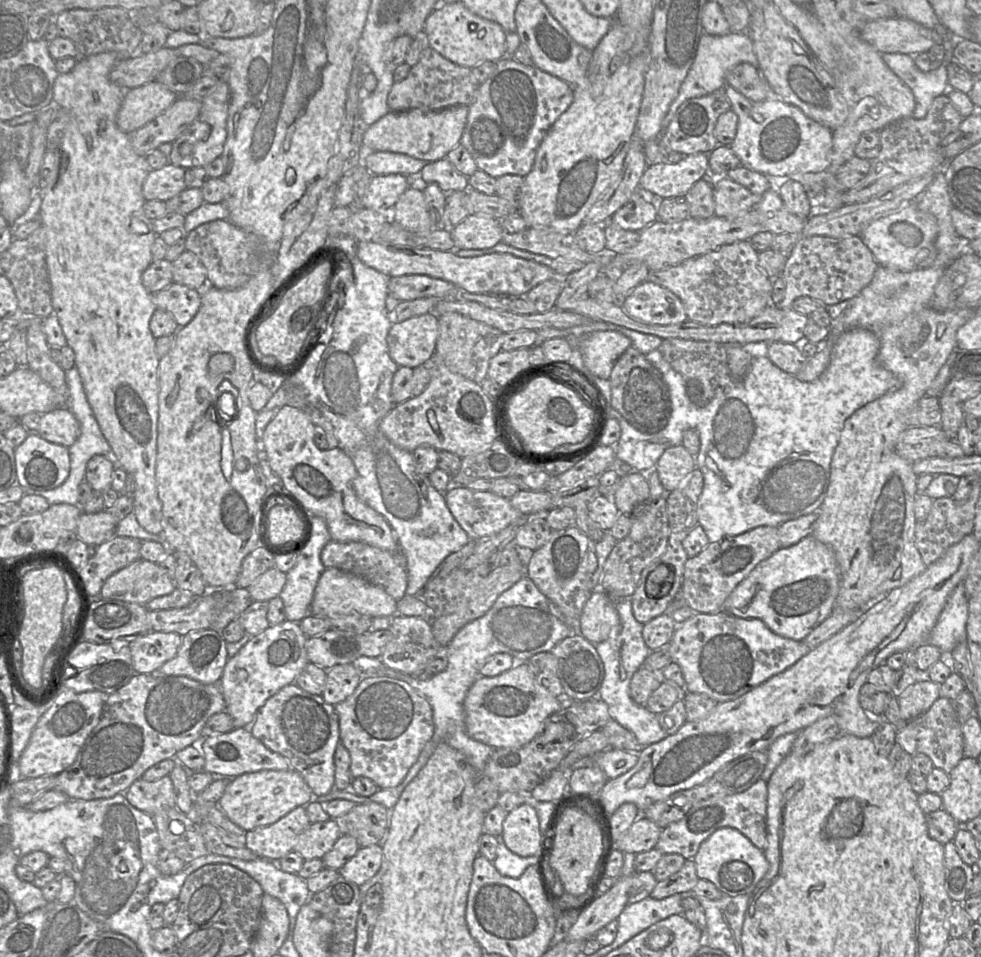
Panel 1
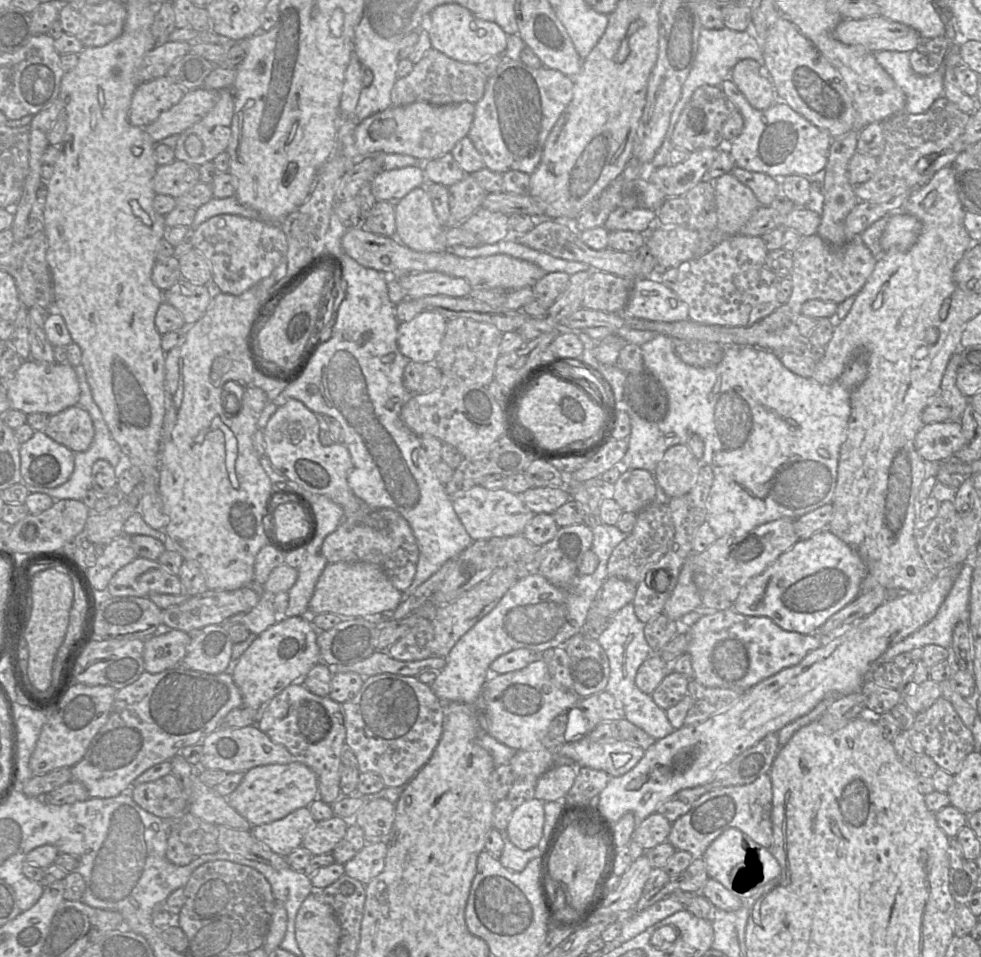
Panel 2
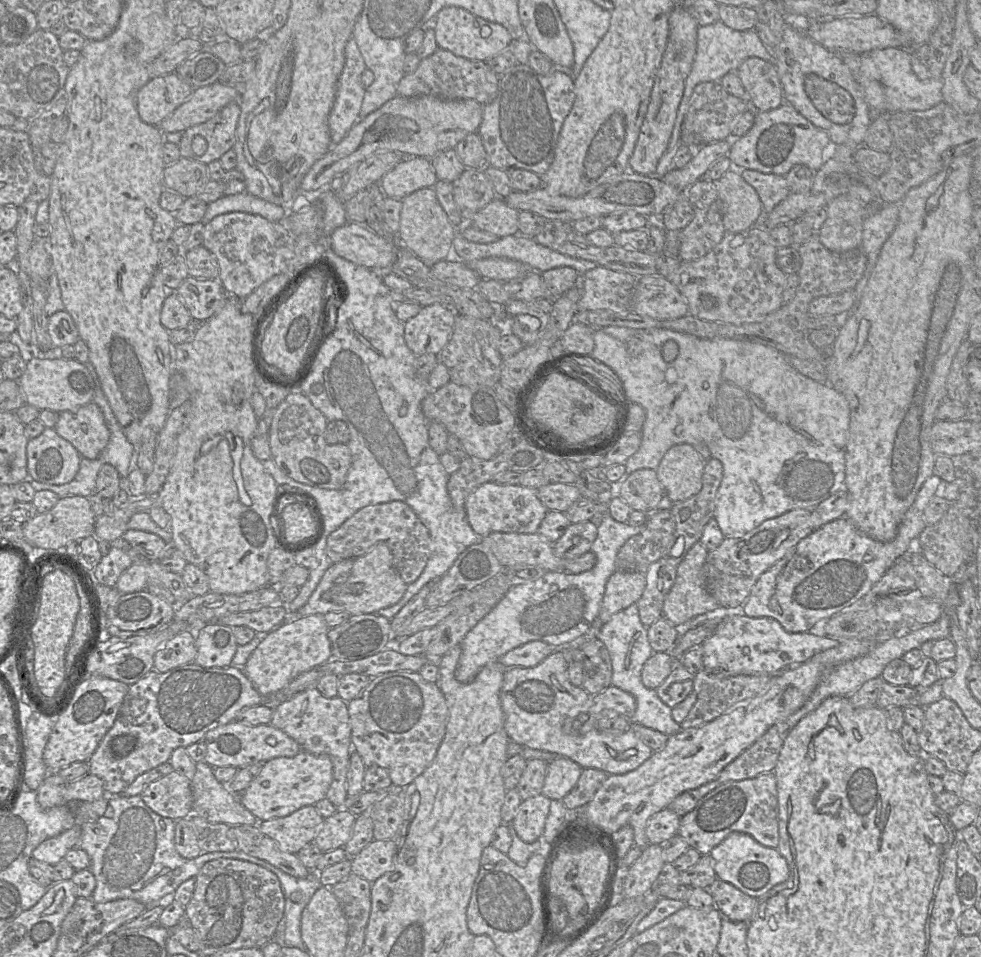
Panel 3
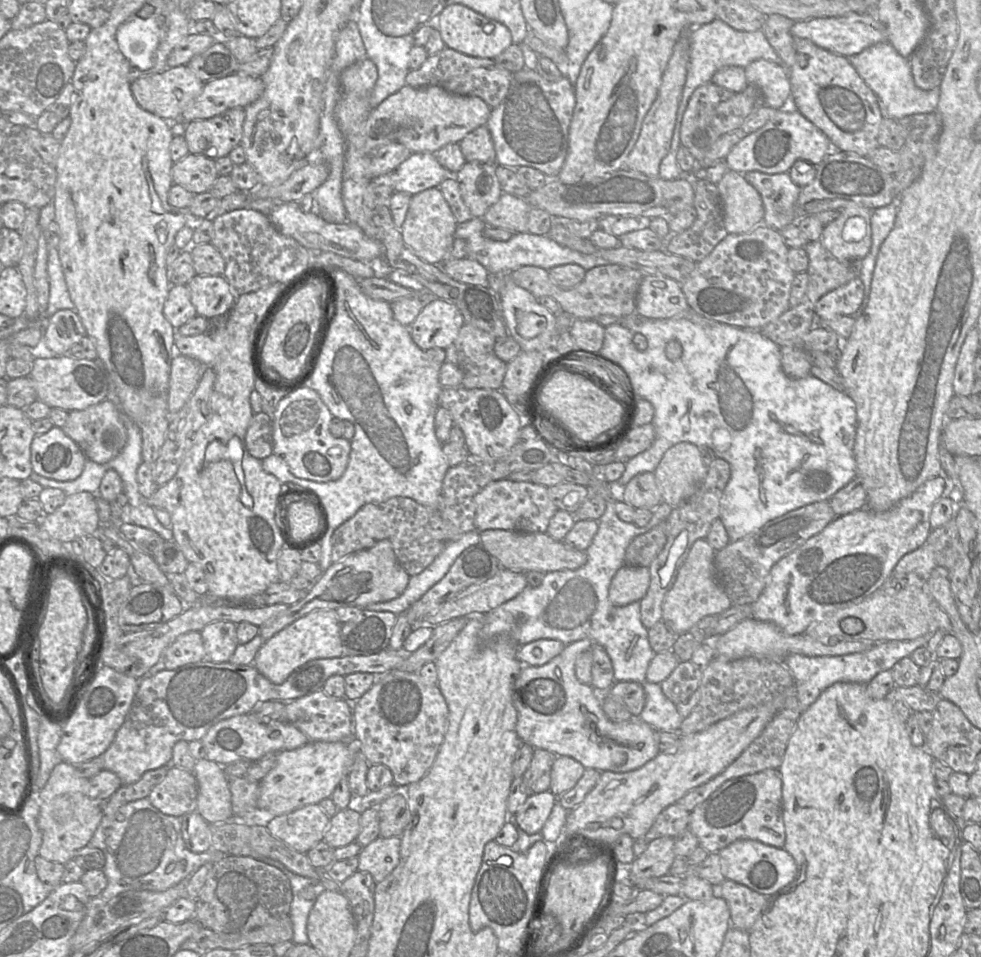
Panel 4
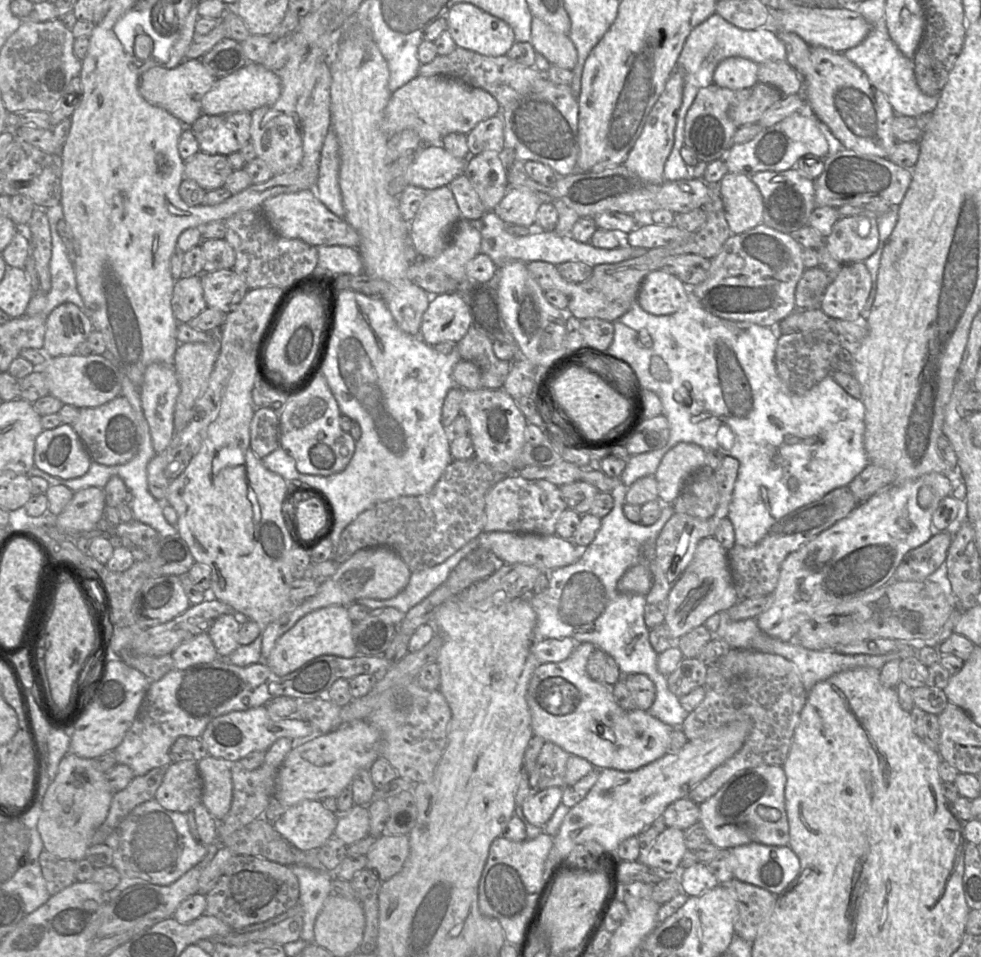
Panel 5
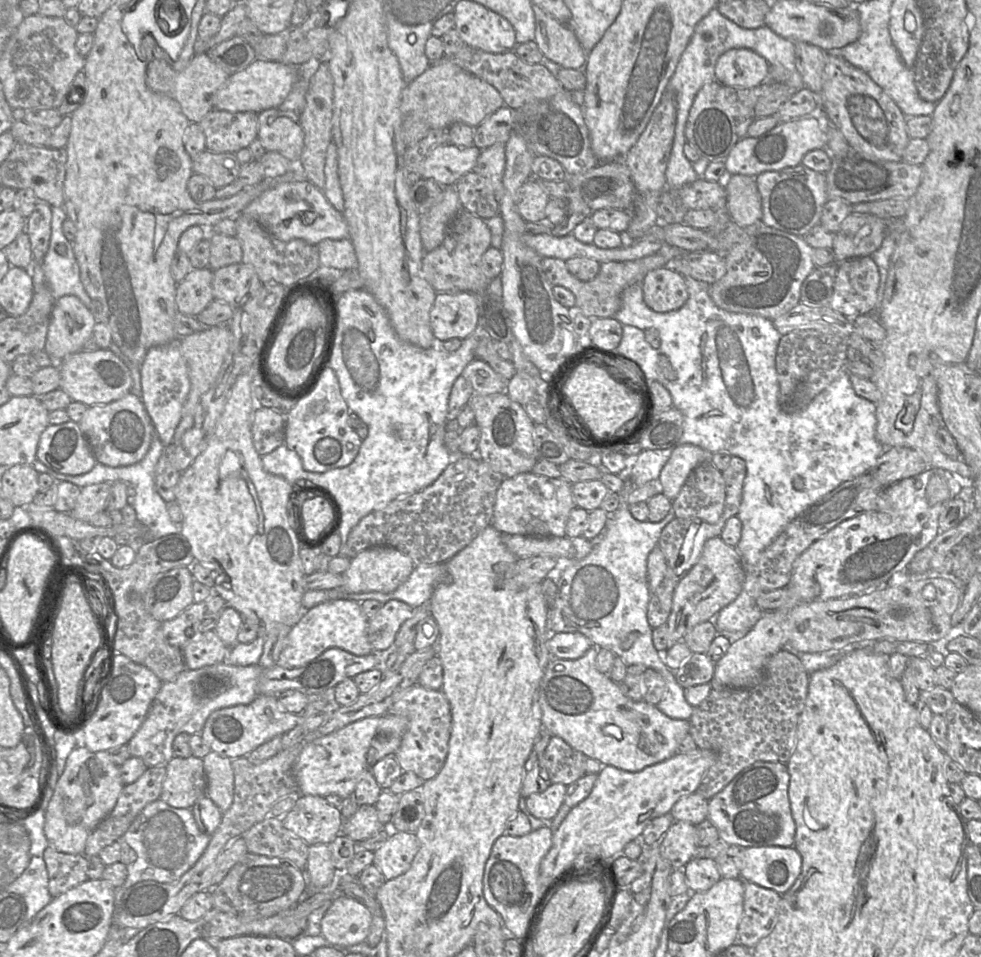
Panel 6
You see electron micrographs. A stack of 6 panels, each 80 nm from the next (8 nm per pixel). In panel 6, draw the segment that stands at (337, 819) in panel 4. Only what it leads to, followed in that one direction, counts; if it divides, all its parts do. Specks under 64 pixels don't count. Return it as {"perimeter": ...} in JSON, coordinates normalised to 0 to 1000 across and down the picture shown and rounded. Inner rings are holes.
{"perimeter":[[[367,841],[360,853],[351,857],[347,871],[363,880],[379,875],[390,865],[382,842]]]}

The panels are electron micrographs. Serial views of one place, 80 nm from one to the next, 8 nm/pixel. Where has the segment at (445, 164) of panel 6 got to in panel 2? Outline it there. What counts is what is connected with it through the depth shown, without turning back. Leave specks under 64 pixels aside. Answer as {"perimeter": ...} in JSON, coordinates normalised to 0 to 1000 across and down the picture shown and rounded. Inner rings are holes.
{"perimeter":[[[431,172],[389,178],[378,189],[378,200],[384,211],[404,214],[418,200],[434,190]]]}

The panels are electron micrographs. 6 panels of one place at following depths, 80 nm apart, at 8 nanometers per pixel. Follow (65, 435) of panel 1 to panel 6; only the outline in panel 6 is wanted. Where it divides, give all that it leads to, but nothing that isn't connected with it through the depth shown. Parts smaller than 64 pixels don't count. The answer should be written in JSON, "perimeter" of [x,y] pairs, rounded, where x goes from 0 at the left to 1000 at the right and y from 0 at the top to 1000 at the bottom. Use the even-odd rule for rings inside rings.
{"perimeter":[[[129,411],[108,422],[90,424],[80,445],[100,484],[121,488],[142,483],[150,473],[158,452],[144,415]]]}

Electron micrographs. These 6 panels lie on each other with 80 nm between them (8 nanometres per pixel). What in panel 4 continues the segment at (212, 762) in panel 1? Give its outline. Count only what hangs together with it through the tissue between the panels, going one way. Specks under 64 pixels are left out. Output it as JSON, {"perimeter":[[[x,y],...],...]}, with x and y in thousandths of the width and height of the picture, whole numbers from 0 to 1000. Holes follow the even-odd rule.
{"perimeter":[[[258,745],[241,747],[222,754],[205,774],[210,782],[210,793],[227,801],[246,794],[260,795],[277,786],[300,784],[315,775],[310,766],[293,753],[266,753]]]}

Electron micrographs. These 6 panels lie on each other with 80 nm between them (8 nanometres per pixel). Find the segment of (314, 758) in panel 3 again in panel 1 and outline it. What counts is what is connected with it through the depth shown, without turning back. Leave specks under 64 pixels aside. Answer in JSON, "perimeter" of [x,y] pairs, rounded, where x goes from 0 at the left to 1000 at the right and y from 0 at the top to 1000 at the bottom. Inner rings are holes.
{"perimeter":[[[266,805],[250,808],[232,818],[221,838],[225,847],[250,868],[273,863],[304,842],[311,842],[320,834],[319,827],[301,805]]]}

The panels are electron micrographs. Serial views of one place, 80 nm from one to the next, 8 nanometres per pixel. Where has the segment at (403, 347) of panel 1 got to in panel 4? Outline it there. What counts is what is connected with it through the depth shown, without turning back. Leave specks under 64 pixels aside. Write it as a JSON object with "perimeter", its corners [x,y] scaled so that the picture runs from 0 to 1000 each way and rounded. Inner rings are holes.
{"perimeter":[[[440,309],[416,343],[423,359],[434,367],[455,365],[466,353],[473,338],[463,318]]]}

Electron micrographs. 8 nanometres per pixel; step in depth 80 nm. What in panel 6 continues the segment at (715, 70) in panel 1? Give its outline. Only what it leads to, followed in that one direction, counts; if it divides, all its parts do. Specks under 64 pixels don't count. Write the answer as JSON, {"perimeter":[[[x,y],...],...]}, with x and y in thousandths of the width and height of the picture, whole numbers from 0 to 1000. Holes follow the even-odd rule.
{"perimeter":[[[730,7],[725,9],[709,26],[707,34],[681,87],[681,95],[686,97],[690,108],[688,142],[692,127],[692,114],[694,116],[694,107],[699,107],[699,116],[702,116],[712,95],[725,84],[729,84],[729,68],[737,55],[744,51],[761,50],[780,61],[785,68],[811,73],[809,45],[807,42],[794,38],[781,26],[771,30],[756,29],[736,16]]]}

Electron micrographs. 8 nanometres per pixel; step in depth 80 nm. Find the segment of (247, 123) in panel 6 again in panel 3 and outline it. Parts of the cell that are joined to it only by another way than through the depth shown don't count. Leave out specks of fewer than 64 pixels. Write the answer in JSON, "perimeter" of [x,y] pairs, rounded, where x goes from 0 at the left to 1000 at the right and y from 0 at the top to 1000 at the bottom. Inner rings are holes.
{"perimeter":[[[236,106],[227,112],[220,120],[213,125],[193,133],[186,138],[183,149],[181,150],[185,164],[194,165],[208,171],[213,171],[234,157],[241,148],[241,136],[243,131],[246,113],[243,106]],[[199,142],[206,142],[211,147],[211,157],[205,163],[200,163],[196,157],[196,146]]]}

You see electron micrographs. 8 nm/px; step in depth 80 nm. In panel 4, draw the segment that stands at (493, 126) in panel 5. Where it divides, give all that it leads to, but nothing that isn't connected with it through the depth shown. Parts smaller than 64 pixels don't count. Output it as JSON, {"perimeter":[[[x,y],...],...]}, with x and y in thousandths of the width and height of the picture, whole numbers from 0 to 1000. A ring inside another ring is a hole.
{"perimeter":[[[490,131],[478,138],[468,152],[475,169],[506,170],[504,150],[495,131]]]}

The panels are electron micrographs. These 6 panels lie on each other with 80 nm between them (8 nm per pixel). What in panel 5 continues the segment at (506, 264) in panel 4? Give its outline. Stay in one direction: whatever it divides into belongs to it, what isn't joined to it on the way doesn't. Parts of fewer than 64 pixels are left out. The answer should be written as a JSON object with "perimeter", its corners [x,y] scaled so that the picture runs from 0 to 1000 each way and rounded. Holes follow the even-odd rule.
{"perimeter":[[[495,222],[489,229],[478,230],[490,243],[489,264],[497,266],[508,279],[506,286],[497,294],[498,298],[508,303],[510,295],[509,280],[520,273],[532,273],[539,275],[543,273],[556,273],[569,278],[579,273],[591,273],[602,279],[610,276],[625,276],[657,265],[661,260],[643,258],[638,254],[626,260],[609,259],[601,253],[592,254],[581,245],[568,245],[565,241],[556,241],[539,246],[524,246],[517,240],[517,235],[504,222]]]}

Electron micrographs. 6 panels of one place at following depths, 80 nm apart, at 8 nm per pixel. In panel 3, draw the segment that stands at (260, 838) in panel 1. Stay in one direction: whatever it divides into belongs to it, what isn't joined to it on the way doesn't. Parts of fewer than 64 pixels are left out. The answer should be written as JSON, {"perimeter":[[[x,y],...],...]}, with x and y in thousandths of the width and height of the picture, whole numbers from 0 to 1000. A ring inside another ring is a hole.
{"perimeter":[[[314,841],[291,854],[264,858],[262,863],[282,880],[287,889],[302,892],[319,880],[330,856],[321,841]]]}

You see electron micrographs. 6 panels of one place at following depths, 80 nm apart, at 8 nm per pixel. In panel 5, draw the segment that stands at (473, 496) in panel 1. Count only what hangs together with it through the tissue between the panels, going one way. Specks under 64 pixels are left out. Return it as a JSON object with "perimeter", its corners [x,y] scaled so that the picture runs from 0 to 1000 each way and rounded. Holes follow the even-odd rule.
{"perimeter":[[[522,494],[506,505],[494,518],[493,556],[564,559],[569,541],[577,532],[569,508],[556,501],[537,502]]]}

